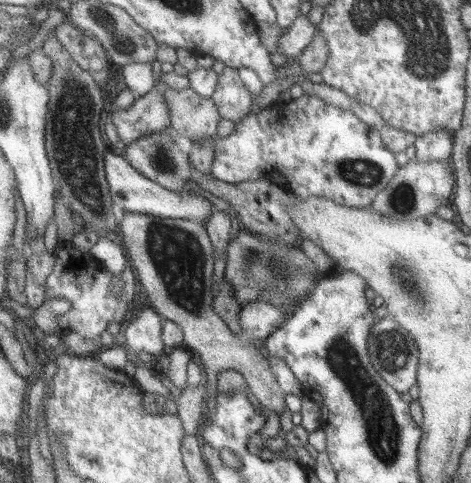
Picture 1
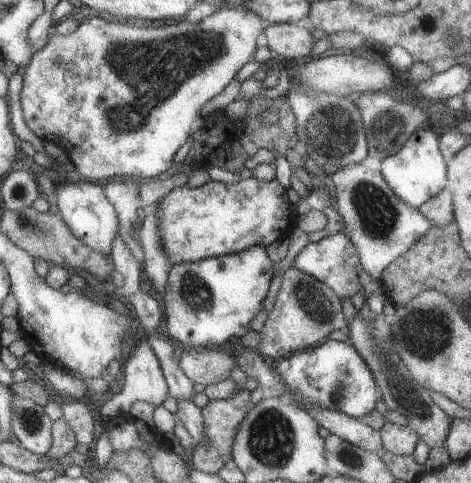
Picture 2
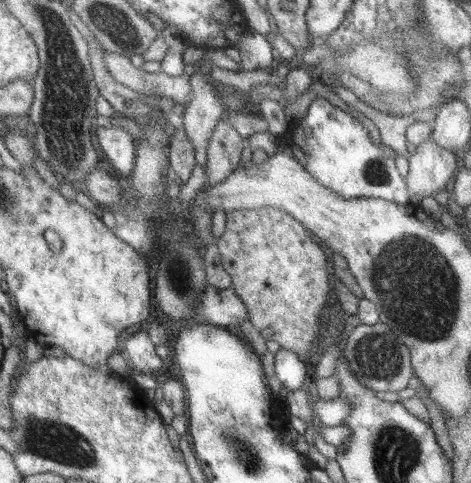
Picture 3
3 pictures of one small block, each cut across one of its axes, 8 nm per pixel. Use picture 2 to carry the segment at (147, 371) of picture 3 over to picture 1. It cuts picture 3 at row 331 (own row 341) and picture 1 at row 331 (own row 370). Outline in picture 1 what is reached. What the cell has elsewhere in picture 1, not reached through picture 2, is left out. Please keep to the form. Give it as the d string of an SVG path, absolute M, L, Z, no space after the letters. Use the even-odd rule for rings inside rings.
M139 308L135 318L127 324L123 330L125 344L123 348L129 352L147 352L151 356L163 356L167 350L161 340L161 314L157 314L153 308Z

